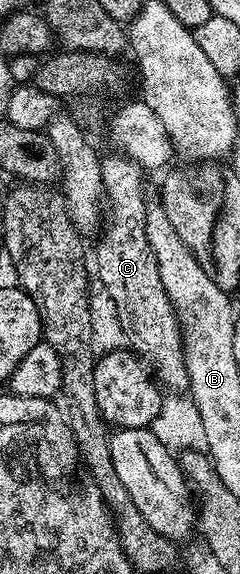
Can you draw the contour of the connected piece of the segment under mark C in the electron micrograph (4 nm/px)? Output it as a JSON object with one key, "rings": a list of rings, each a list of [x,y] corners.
{"rings":[[[117,151],[111,154],[111,157],[101,158],[102,188],[108,202],[108,220],[101,230],[103,233],[98,241],[98,250],[92,253],[92,265],[98,268],[98,281],[106,288],[123,331],[134,340],[133,348],[150,365],[154,364],[153,372],[166,389],[186,391],[189,390],[190,380],[186,353],[182,349],[182,326],[178,323],[174,304],[164,291],[164,283],[160,283],[160,271],[146,234],[148,200],[146,189],[142,186],[144,170],[128,156]]]}

